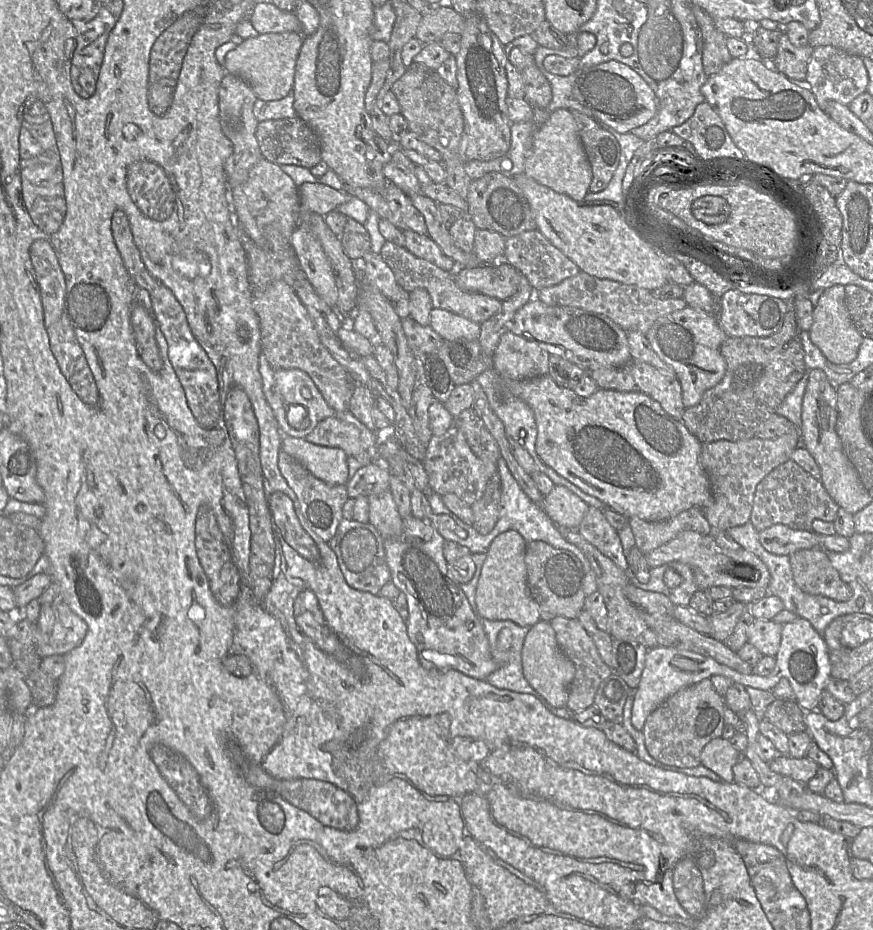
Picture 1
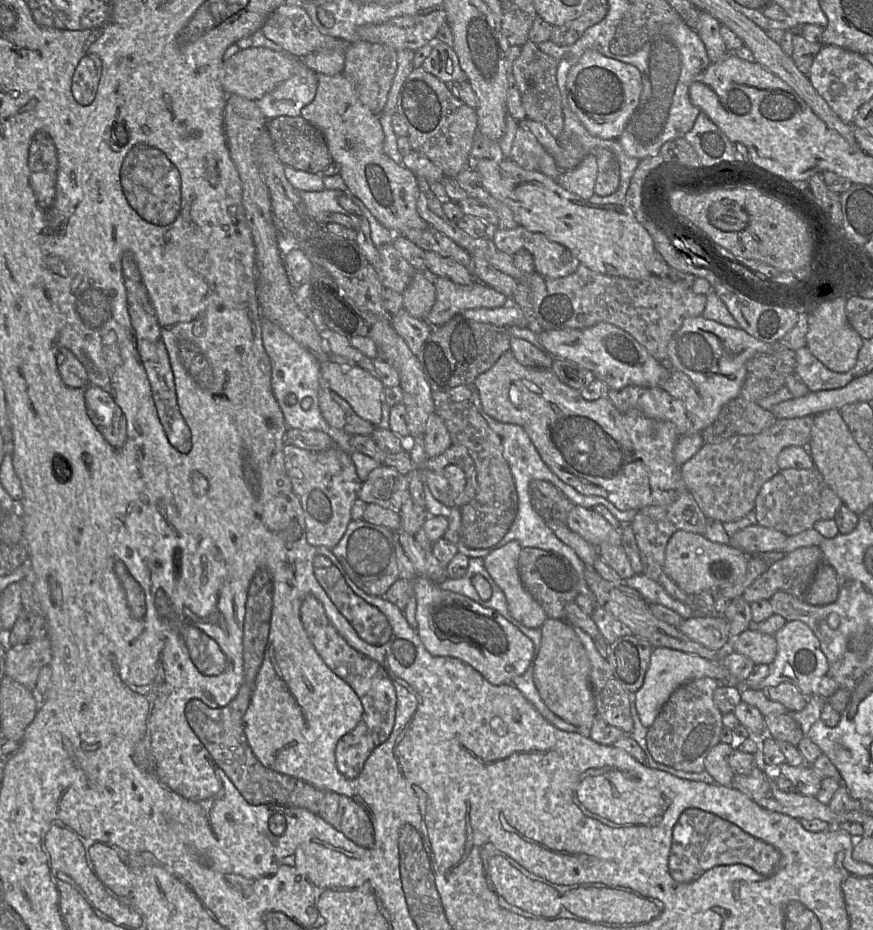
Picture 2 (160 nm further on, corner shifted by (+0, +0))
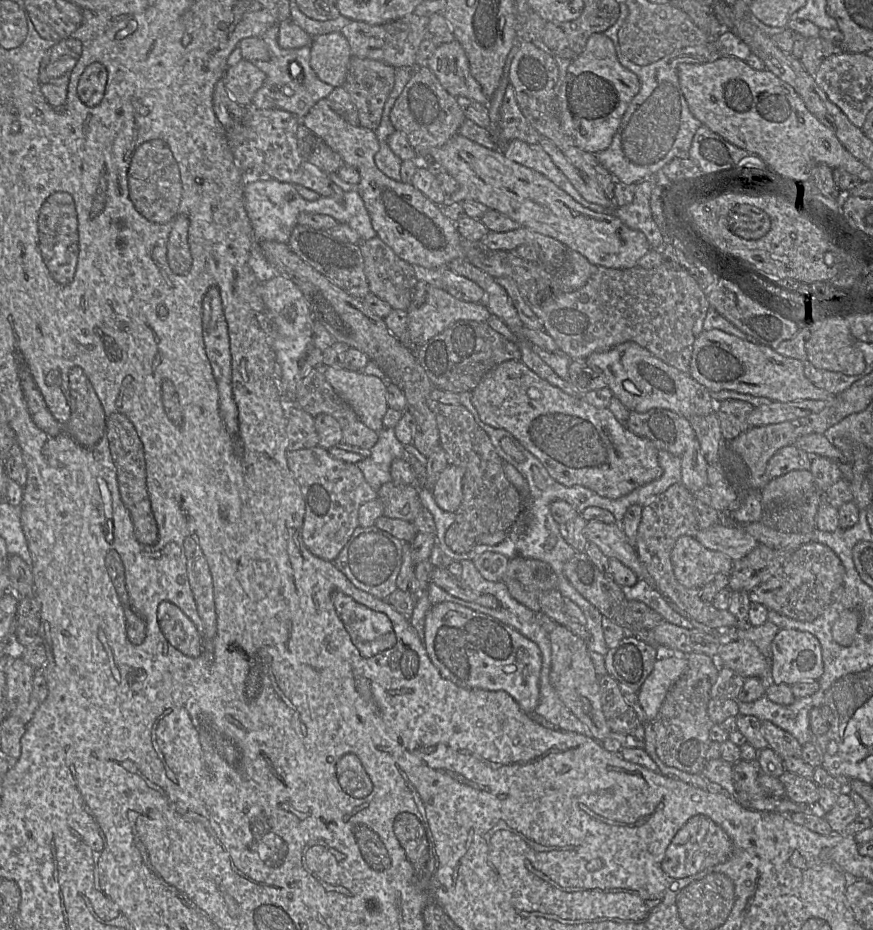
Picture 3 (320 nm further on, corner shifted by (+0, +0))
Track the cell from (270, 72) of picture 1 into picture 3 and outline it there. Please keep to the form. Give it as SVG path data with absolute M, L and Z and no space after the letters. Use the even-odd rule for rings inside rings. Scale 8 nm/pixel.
M242 59L238 64L227 68L224 78L232 98L242 106L250 106L255 93L264 84L266 75L254 63Z

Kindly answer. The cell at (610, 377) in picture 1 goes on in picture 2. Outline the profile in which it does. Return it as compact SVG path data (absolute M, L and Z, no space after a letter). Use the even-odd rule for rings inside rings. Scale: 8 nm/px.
M626 386L621 390L610 389L607 397L620 413L638 410L648 418L672 422L679 436L686 434L687 411L684 403L662 387Z

